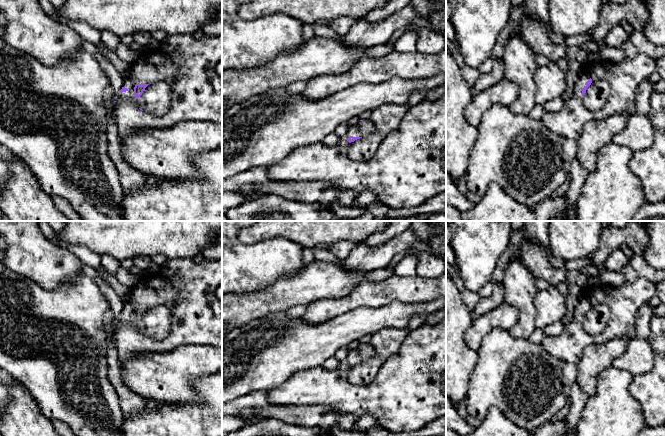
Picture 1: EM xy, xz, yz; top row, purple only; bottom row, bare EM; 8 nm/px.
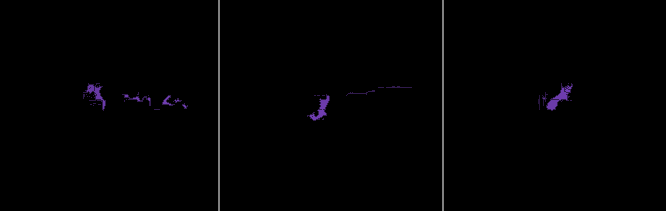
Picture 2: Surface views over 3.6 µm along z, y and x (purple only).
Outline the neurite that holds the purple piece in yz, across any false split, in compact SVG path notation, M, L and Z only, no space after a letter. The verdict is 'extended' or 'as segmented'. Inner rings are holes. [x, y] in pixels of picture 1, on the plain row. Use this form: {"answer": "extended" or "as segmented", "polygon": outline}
{"answer": "extended", "polygon": "M638 277L634 282L627 282L619 286L602 283L592 290L585 289L574 309L572 320L564 325L561 334L558 336L545 335L541 344L549 354L559 361L578 364L584 349L590 344L604 343L615 338L621 338L626 341L636 338L637 312L643 304L647 303L655 295L656 285L642 277ZM593 303L606 304L610 310L610 318L603 332L590 336L584 331L582 323Z"}

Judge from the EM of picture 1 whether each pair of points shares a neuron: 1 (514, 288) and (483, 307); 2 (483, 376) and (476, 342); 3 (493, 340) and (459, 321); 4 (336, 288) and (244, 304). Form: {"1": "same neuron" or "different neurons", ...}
{"1": "different neurons", "2": "different neurons", "3": "different neurons", "4": "same neuron"}

